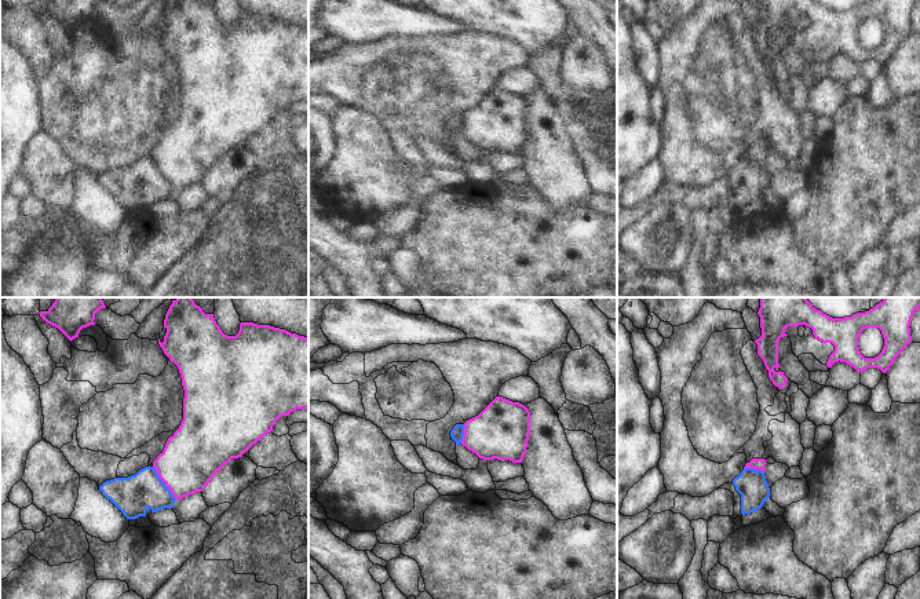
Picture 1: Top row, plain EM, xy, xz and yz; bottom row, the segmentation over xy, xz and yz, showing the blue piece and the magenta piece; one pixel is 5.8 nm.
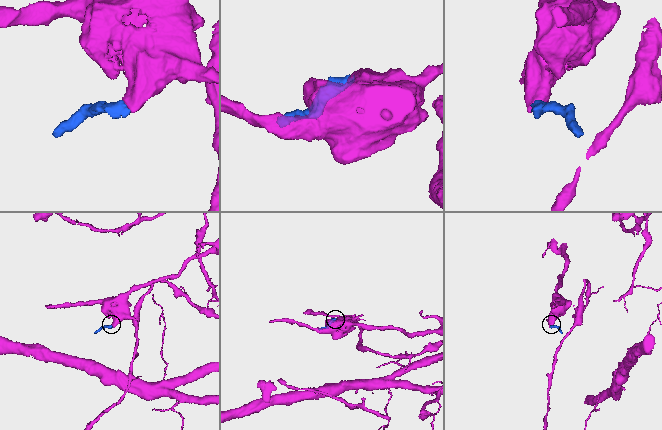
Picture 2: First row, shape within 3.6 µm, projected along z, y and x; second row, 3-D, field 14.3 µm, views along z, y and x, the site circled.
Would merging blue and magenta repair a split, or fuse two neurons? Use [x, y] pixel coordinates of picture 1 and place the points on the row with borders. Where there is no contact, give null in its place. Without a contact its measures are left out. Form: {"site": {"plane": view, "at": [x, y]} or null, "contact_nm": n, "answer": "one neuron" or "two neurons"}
{"site": {"plane": "xy", "at": [163, 482]}, "contact_nm": 240, "answer": "two neurons"}

